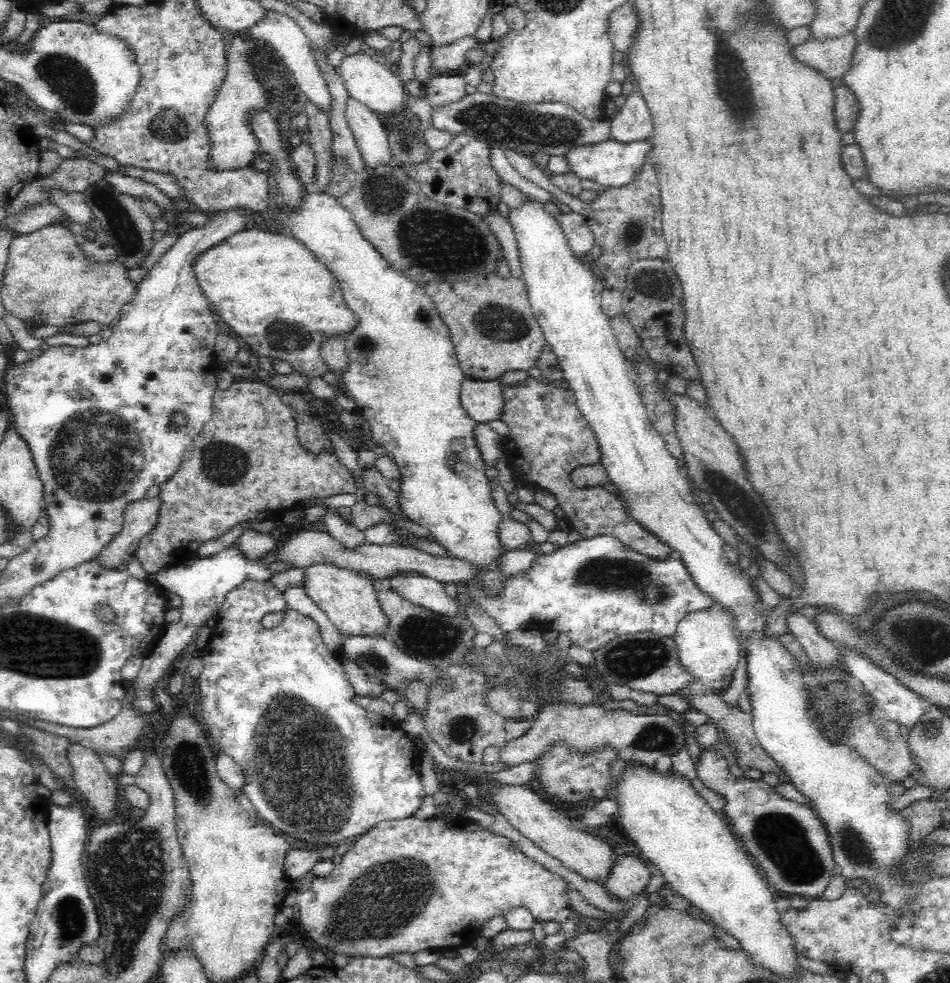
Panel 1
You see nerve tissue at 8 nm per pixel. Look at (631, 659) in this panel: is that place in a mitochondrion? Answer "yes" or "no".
yes

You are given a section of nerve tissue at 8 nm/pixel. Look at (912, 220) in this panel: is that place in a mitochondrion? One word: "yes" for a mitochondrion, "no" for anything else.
no

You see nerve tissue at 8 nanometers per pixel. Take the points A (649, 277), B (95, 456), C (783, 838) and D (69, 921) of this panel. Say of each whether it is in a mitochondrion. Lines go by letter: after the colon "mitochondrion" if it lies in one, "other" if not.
A: mitochondrion
B: mitochondrion
C: mitochondrion
D: mitochondrion

